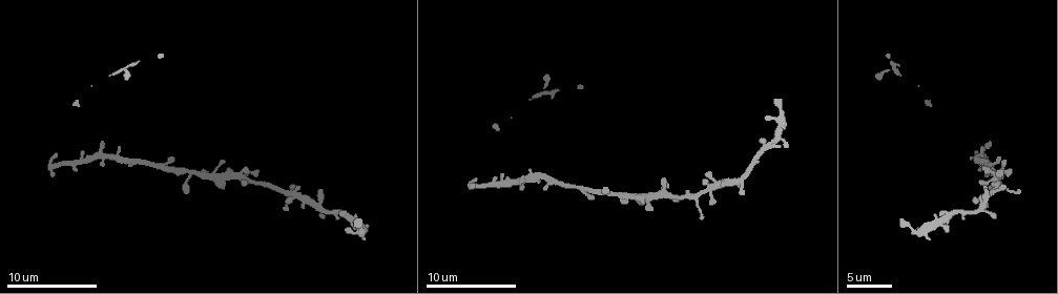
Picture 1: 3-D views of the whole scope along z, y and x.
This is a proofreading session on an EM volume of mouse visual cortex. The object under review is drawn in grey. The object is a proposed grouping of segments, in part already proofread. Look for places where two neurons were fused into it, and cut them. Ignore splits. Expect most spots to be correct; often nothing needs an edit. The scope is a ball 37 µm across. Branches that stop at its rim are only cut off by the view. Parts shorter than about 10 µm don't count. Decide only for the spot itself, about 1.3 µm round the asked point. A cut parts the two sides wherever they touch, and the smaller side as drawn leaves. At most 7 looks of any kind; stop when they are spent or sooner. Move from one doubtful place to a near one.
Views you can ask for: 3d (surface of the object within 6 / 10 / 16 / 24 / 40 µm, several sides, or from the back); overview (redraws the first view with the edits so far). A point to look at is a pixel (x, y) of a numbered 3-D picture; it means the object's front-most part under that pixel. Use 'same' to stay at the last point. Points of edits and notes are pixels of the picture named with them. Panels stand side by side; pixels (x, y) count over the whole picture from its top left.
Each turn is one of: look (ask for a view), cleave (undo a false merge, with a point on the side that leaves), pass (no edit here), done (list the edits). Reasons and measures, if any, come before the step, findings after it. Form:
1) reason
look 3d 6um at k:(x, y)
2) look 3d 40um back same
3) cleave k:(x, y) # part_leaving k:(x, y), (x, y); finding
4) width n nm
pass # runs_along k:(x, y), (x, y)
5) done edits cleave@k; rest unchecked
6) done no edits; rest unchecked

four arms meet
look 3d 10um at 1:(95, 157)

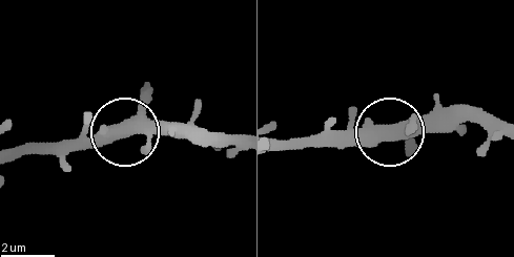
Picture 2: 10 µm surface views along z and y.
arms 4
pass # runs_along 2:(239, 145), (204, 131), (103, 131), (58, 143); one neuron here

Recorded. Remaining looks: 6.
look 3d 6um at 1:(172, 166)

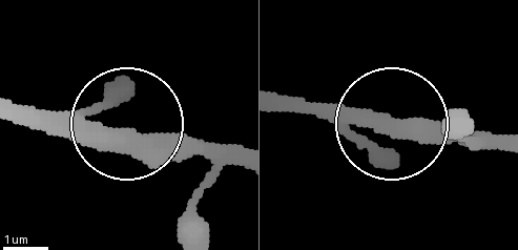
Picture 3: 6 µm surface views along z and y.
look 3d 6um back at 3:(119, 138)

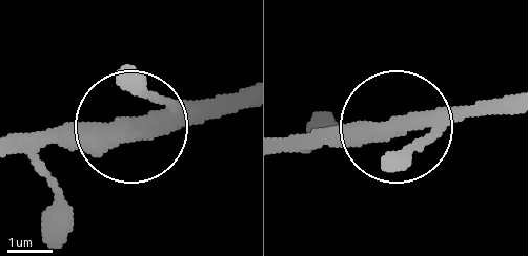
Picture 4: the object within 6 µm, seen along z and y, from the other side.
arms 3
pass # runs_along 4:(392, 121), (283, 140); continuous, no second neuron

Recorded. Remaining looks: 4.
thin arm on a thick one
look 3d 6um at 1:(246, 177)

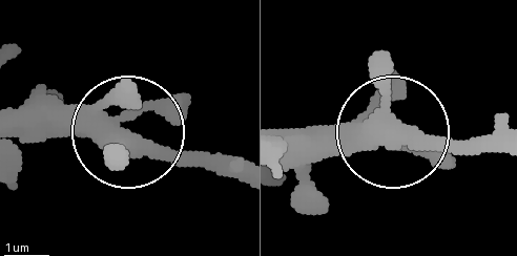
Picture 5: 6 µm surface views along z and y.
pass # runs_along 5:(277, 129), (503, 141); continuous, no second neuron

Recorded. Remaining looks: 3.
thick turns thin
look 3d 10um at 1:(290, 192)

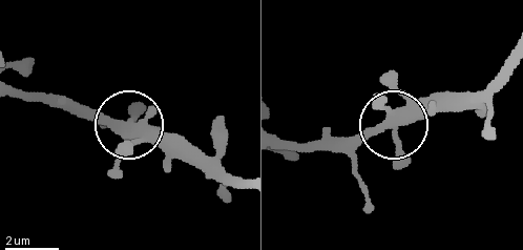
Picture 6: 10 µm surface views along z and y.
pass # runs_along 6:(15, 87), (56, 95), (182, 140); one neuron here

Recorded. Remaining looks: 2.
done no edits; rest unchecked

